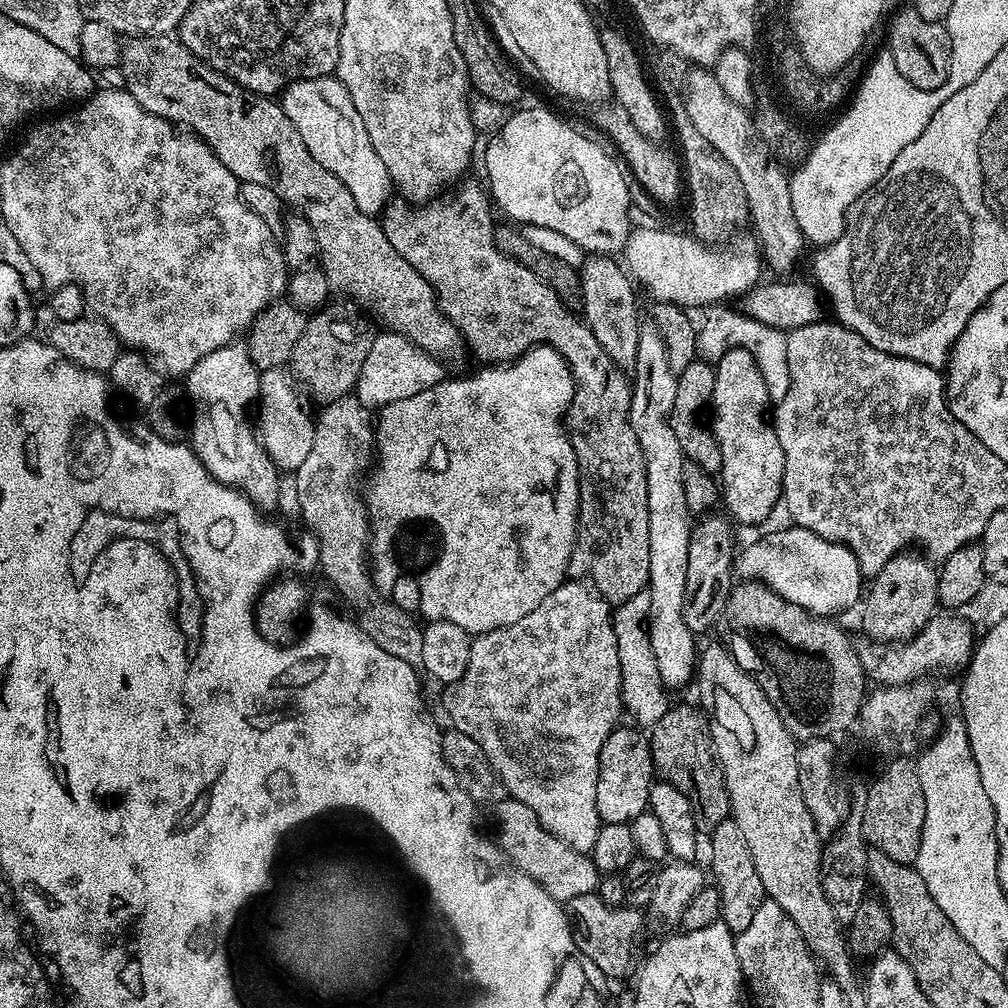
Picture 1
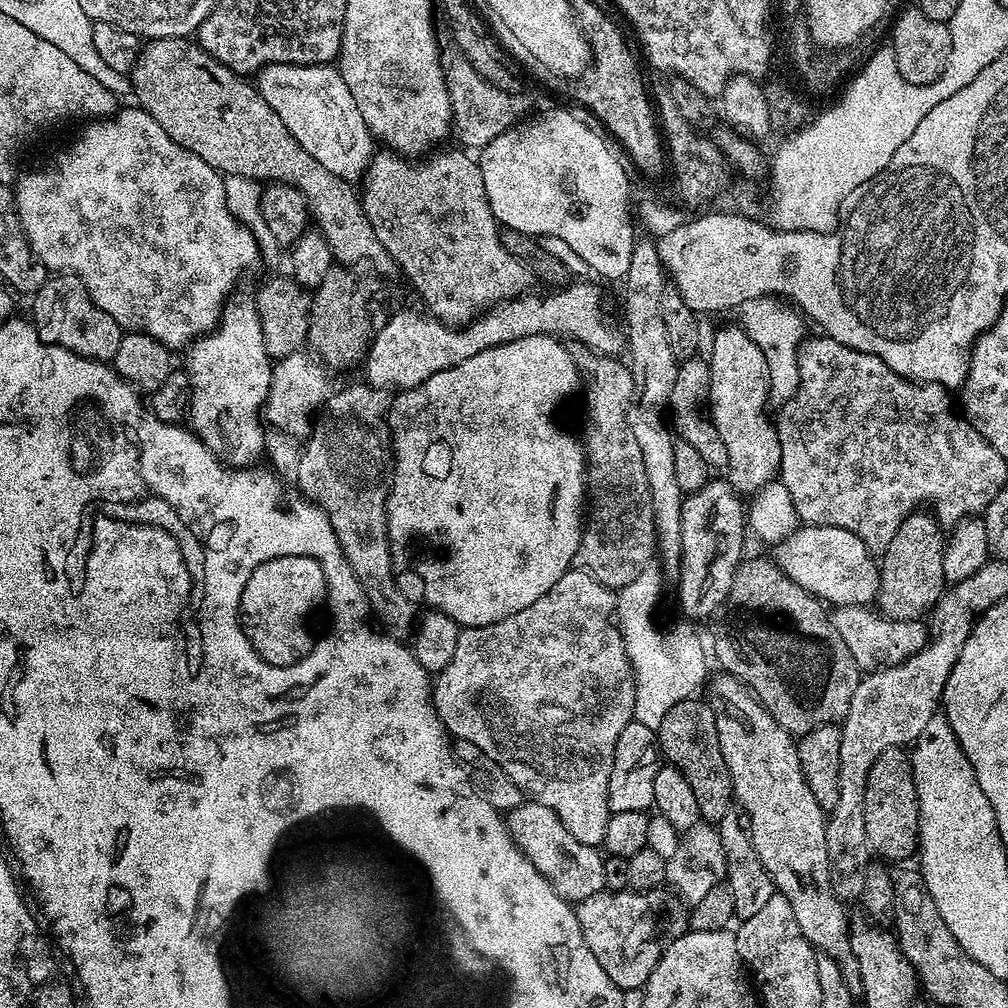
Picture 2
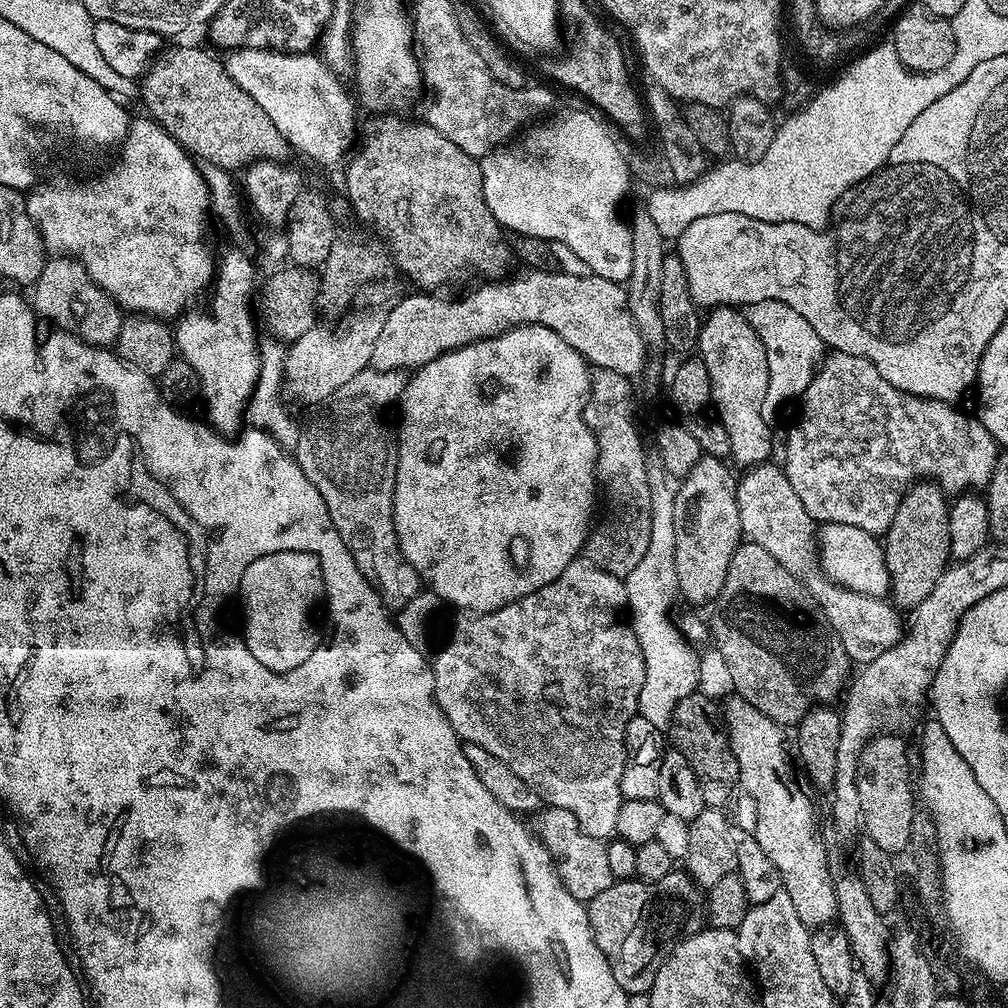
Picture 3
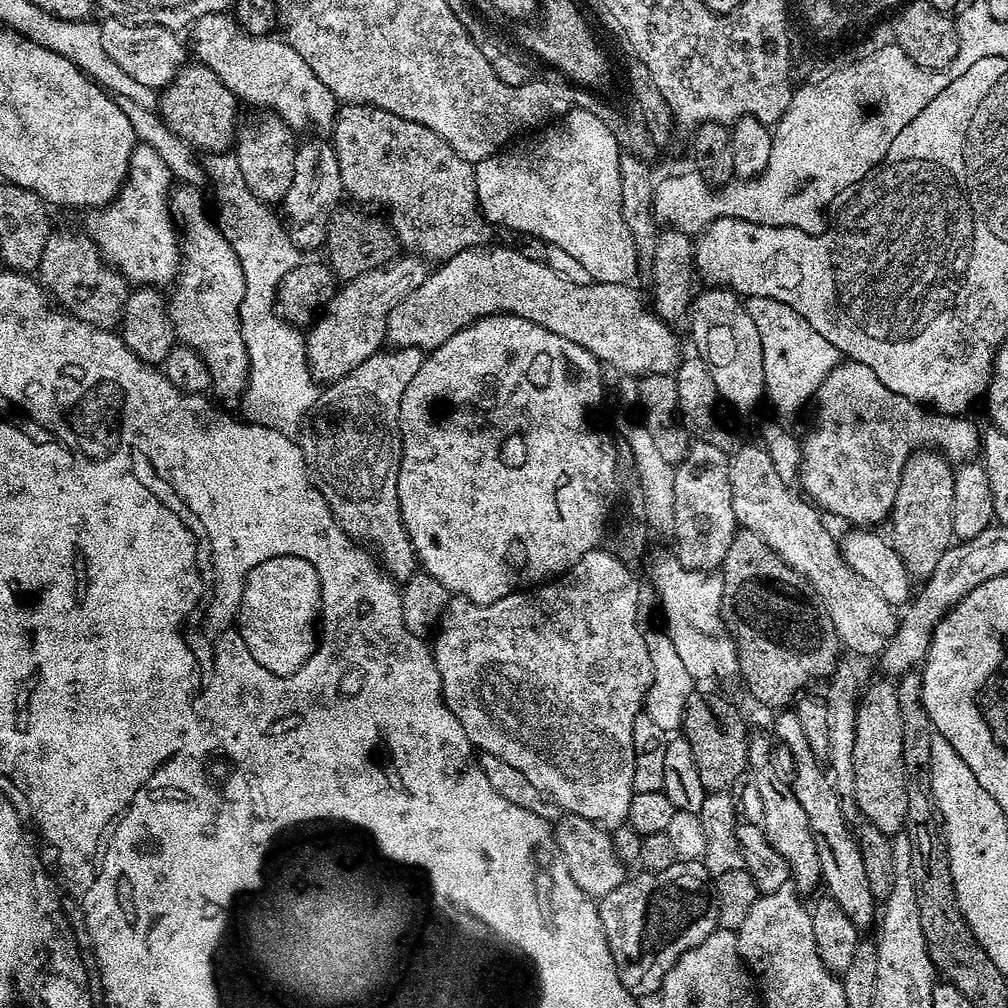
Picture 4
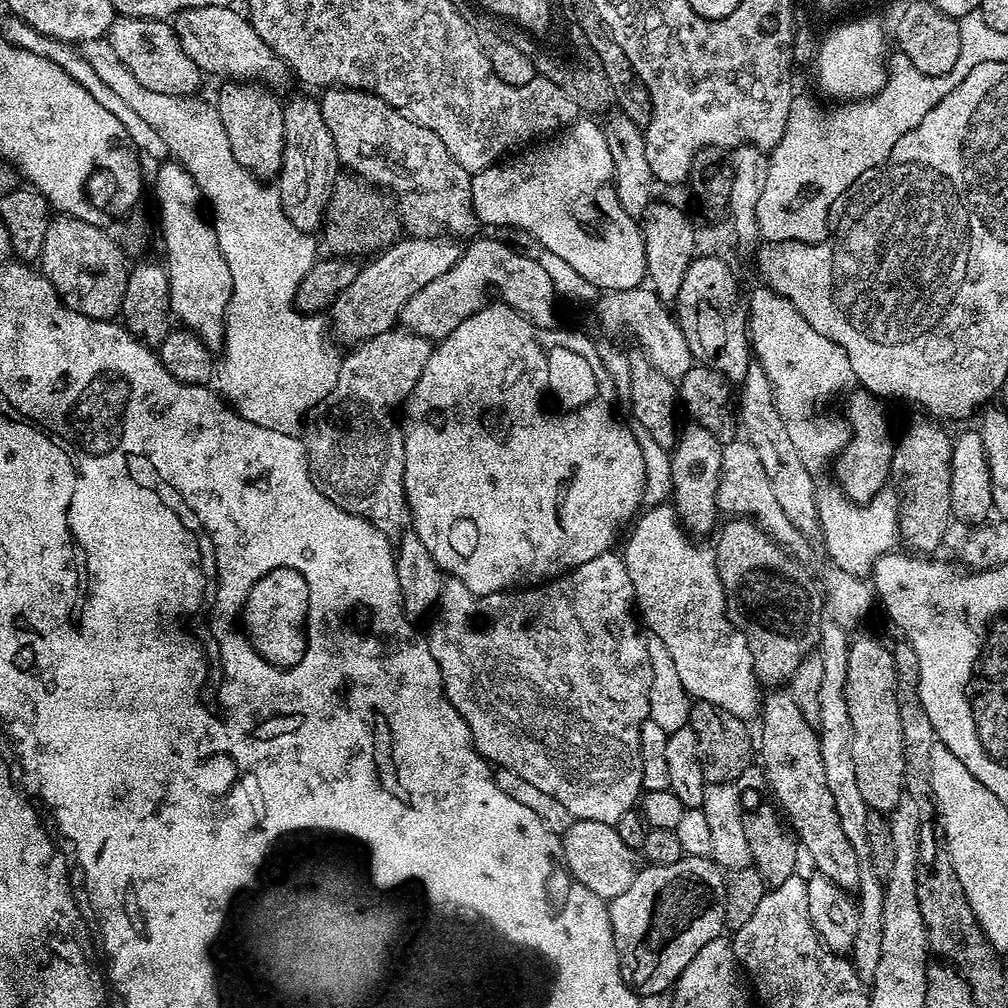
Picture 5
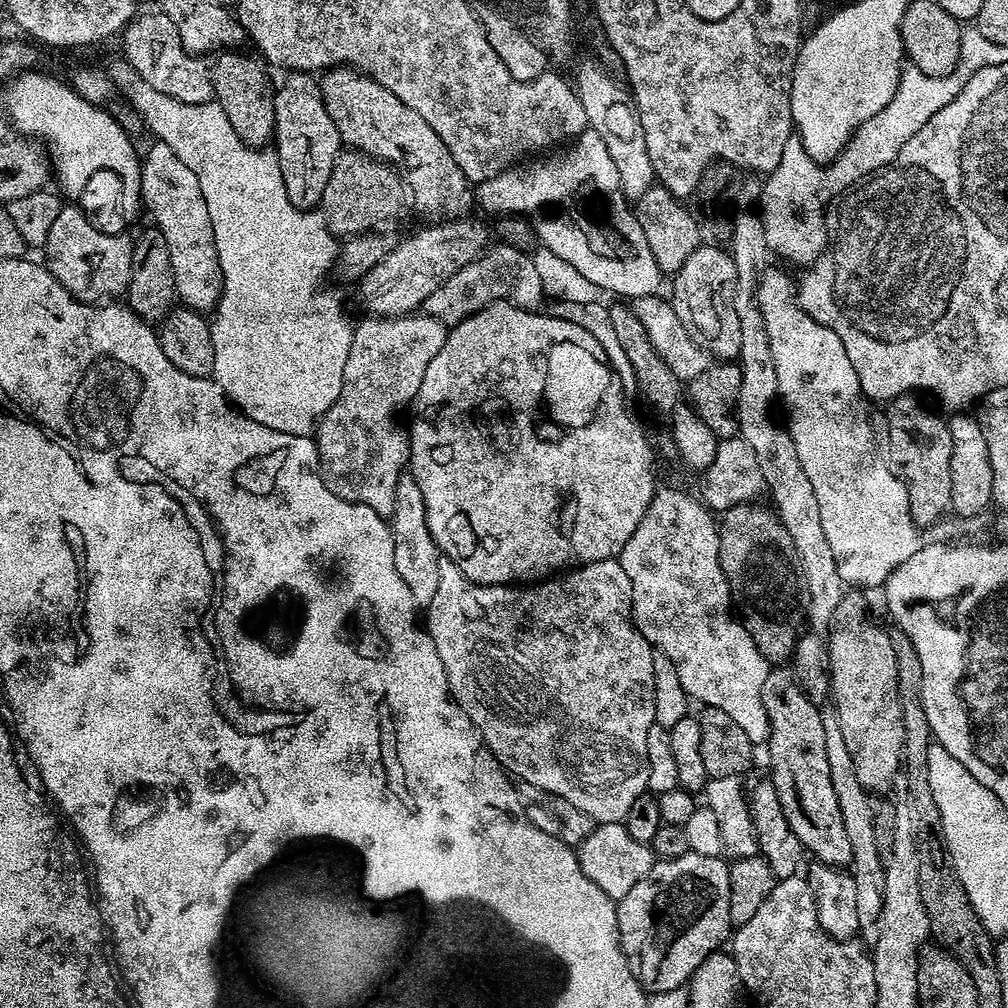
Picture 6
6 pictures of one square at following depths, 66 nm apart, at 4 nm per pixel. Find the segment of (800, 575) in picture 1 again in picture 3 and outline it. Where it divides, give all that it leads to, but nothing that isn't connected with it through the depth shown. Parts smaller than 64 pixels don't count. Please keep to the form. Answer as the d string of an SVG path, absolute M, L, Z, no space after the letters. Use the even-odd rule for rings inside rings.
M824 524L818 532L818 555L820 569L834 583L867 596L884 598L889 595L892 583L883 543L866 530L858 530L858 526L845 524Z

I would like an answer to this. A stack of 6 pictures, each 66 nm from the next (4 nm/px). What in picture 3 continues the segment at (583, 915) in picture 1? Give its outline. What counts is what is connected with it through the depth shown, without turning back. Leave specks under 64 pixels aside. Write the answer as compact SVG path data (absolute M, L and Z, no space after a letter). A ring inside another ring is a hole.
M673 870L666 878L658 878L645 882L639 878L617 880L602 894L587 901L588 917L594 934L594 942L598 942L598 950L606 958L618 986L629 996L648 992L654 986L654 978L658 978L658 970L662 970L662 962L680 943L683 936L692 936L706 924L706 896L699 884L684 870Z

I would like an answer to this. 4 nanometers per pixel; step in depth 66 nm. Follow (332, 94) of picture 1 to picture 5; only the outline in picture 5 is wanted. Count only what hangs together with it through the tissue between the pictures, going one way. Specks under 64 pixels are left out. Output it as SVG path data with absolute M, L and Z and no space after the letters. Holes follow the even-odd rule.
M227 3L188 8L175 17L174 27L182 50L200 67L201 73L213 72L236 82L264 82L267 76L282 68L270 46L258 38L258 30L254 30L247 15L243 11L235 12Z

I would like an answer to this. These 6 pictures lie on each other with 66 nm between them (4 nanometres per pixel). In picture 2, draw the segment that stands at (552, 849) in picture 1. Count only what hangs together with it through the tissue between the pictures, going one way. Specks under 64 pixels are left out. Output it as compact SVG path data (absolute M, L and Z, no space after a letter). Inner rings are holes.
M528 798L506 814L506 823L512 841L526 854L526 858L530 858L530 862L534 862L536 869L564 900L579 902L582 898L590 898L590 894L605 891L605 857L601 849L586 842L578 842L578 838L574 838L574 834L562 826L554 810Z

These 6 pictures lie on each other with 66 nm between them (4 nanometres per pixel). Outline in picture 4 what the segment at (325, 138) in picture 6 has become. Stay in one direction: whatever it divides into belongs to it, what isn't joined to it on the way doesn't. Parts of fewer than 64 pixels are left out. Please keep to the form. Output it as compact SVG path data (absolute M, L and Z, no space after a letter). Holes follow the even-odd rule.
M316 139L320 140L308 140L297 147L294 154L294 178L290 178L290 190L286 190L282 201L282 216L286 221L288 236L295 248L301 250L325 247L332 214L341 207L343 200L340 199L346 196L335 147L327 139Z

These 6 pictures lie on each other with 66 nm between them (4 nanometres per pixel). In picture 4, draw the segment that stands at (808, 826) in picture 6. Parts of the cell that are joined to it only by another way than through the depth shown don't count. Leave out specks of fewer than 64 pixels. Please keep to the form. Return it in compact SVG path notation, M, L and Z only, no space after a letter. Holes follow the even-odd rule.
M780 710L775 716L777 736L775 739L777 741L780 739L792 755L790 787L798 798L802 810L806 812L806 819L810 822L810 834L814 834L814 846L820 863L823 887L827 895L836 900L838 906L842 906L846 918L850 918L850 922L854 922L856 928L867 930L871 924L873 927L877 919L878 901L874 894L870 894L870 881L866 878L866 862L862 862L860 847L850 827L850 821L844 816L836 785L832 783L821 761L810 750L810 745L806 743L806 734L802 731L802 722L798 714L794 710Z

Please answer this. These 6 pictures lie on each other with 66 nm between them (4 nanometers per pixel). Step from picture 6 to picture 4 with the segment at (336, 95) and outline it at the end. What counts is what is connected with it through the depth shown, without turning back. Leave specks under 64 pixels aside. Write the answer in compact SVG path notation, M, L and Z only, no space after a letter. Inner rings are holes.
M344 104L336 113L330 140L336 150L345 193L361 200L356 202L364 206L388 204L386 219L395 230L397 241L408 247L405 249L419 254L425 261L443 262L463 248L483 248L491 241L488 239L494 228L480 211L474 165L438 138L434 130L418 122L398 118L398 114L375 108L373 104Z

